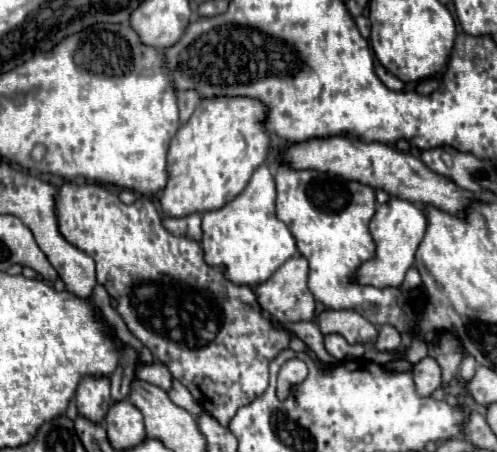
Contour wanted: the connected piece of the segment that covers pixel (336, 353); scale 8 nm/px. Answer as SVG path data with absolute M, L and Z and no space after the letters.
M332 334L332 336L326 336L324 338L324 346L326 346L326 352L332 354L336 360L340 362L346 362L346 360L356 360L356 358L362 358L364 352L366 352L366 344L350 344L348 340L344 340L344 336L340 334Z

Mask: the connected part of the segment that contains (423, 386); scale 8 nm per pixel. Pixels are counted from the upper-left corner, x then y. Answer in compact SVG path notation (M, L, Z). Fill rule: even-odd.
M426 356L418 364L412 366L412 378L416 384L416 392L420 396L432 396L436 388L440 388L440 366L434 358Z

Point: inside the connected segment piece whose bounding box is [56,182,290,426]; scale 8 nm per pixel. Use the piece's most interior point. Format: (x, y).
(187, 314)

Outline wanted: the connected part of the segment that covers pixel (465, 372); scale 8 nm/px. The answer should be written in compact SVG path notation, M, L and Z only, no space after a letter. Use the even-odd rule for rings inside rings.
M464 356L464 360L462 360L462 366L460 366L460 376L462 376L464 380L470 380L470 378L474 376L476 368L478 368L478 362L476 362L476 358L474 358L474 356Z

